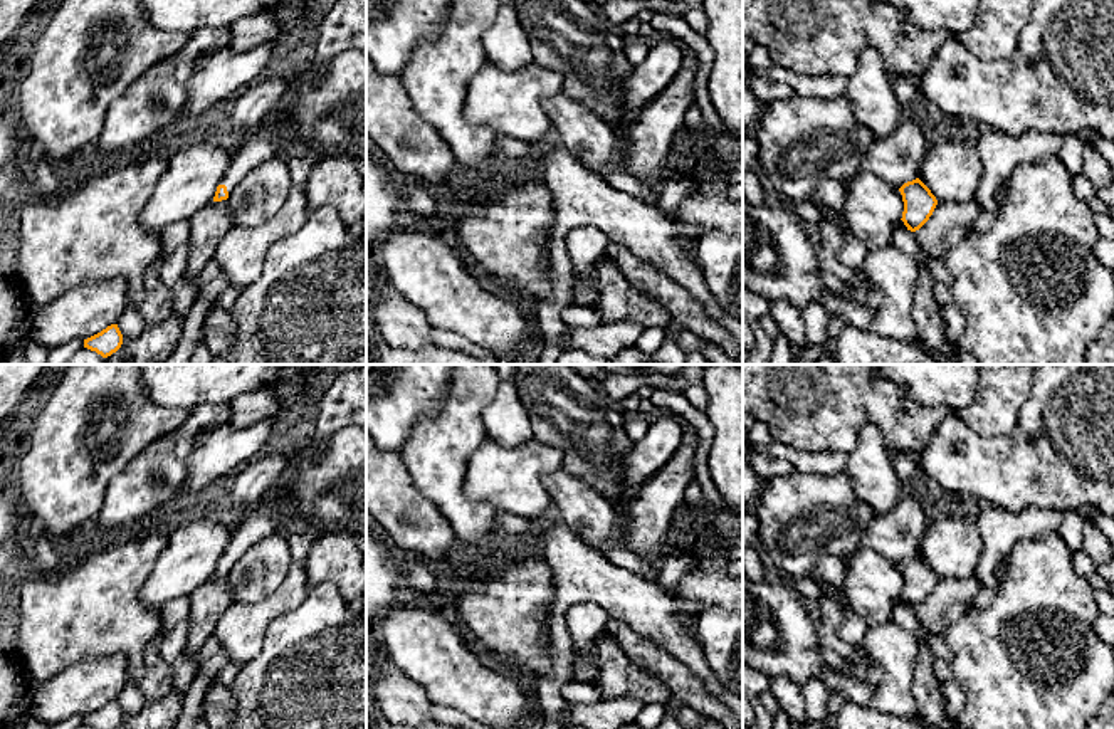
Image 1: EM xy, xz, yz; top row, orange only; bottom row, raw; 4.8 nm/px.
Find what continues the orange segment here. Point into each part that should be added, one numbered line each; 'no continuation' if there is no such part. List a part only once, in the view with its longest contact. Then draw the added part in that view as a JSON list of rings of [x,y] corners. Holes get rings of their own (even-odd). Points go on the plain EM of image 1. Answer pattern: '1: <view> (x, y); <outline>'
1: xy (257, 523); [[[265,497],[257,507],[249,509],[235,521],[232,539],[220,558],[227,563],[229,571],[250,546],[281,531],[284,514],[281,497]]]

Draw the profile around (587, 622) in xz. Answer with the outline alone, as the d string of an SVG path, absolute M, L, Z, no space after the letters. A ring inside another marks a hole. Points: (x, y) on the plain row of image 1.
M576 603L566 611L566 625L580 655L588 655L607 630L610 615L595 603Z

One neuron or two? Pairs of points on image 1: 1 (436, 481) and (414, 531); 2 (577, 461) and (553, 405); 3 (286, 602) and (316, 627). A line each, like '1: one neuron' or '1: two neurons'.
1: two neurons
2: one neuron
3: two neurons

